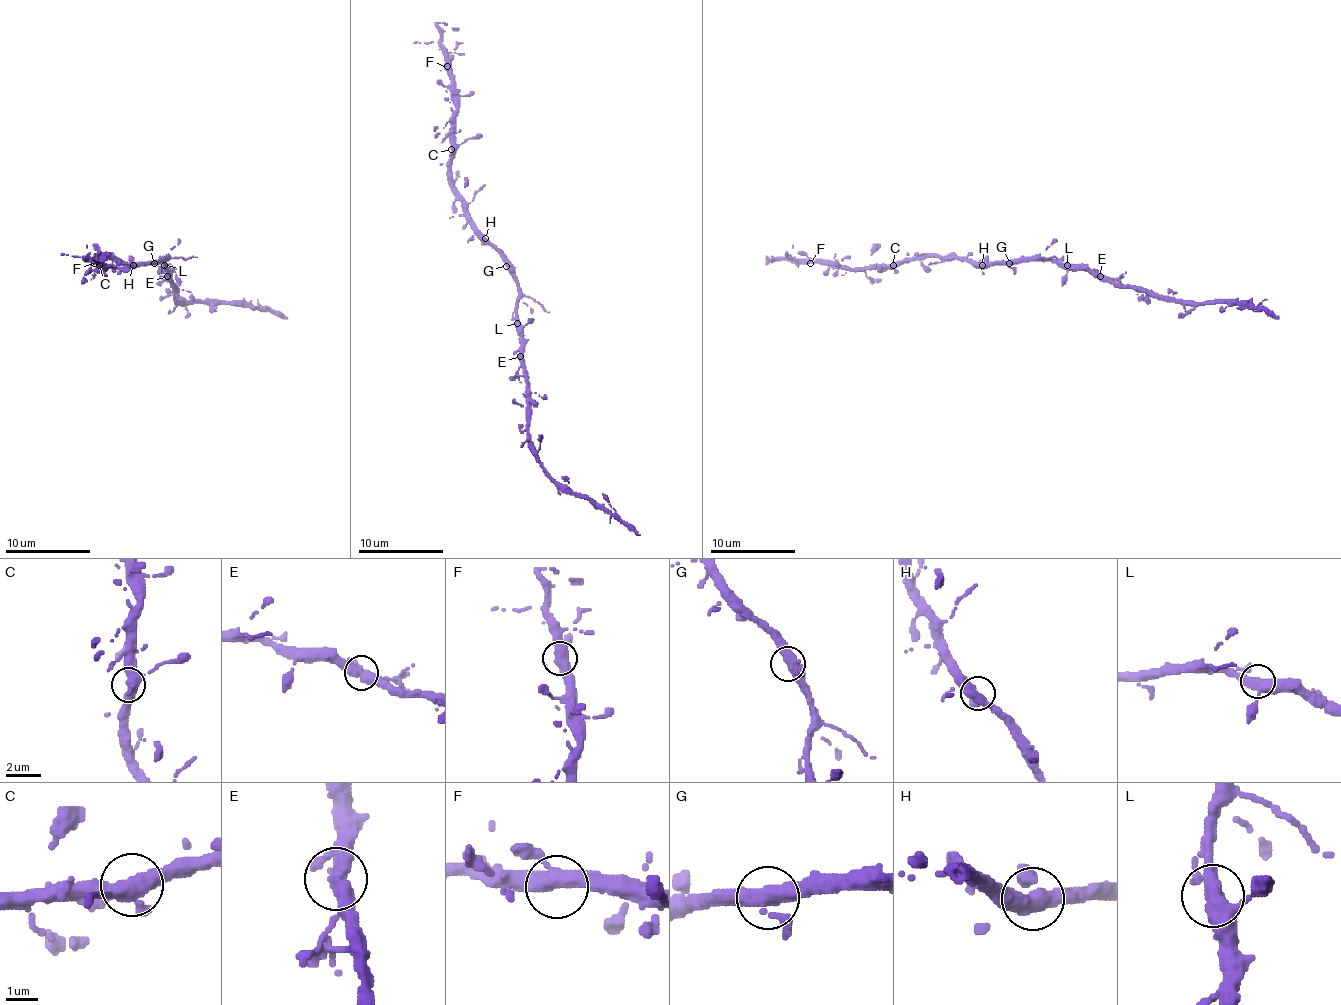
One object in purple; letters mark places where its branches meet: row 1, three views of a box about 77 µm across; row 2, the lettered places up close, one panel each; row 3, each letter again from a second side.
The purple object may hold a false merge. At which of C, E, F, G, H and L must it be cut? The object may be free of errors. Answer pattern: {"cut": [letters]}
{"cut": []}

